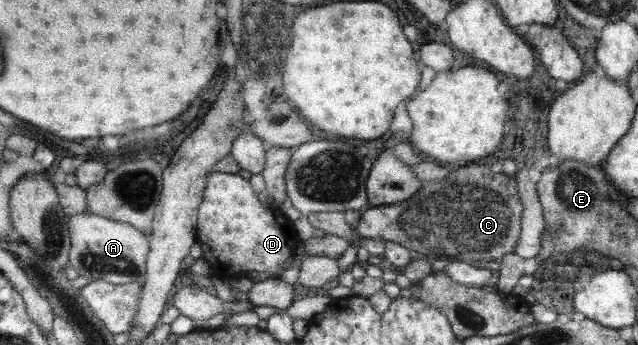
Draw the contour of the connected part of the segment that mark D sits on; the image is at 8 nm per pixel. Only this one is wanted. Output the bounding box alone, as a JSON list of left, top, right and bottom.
[198,170,298,280]

